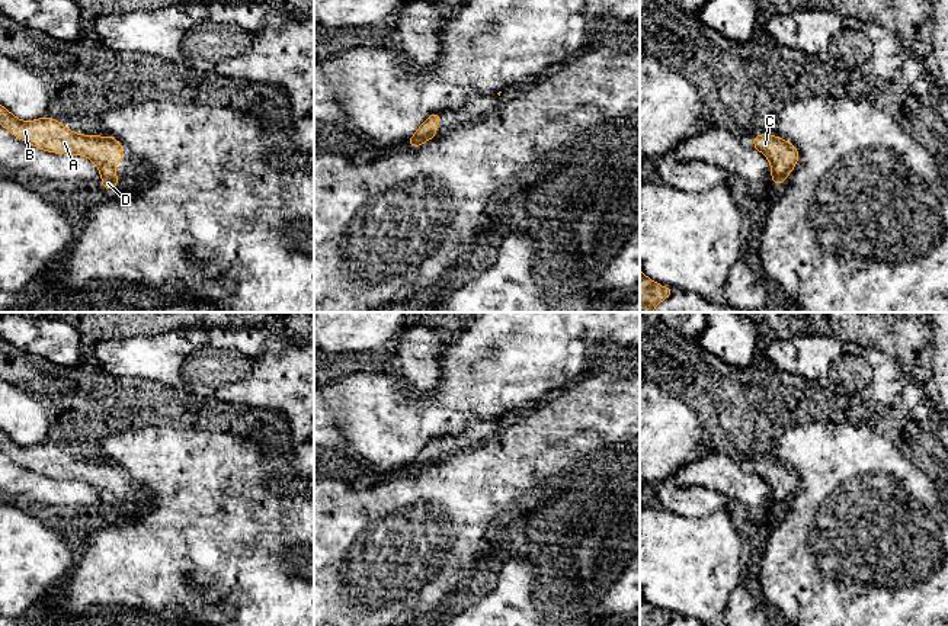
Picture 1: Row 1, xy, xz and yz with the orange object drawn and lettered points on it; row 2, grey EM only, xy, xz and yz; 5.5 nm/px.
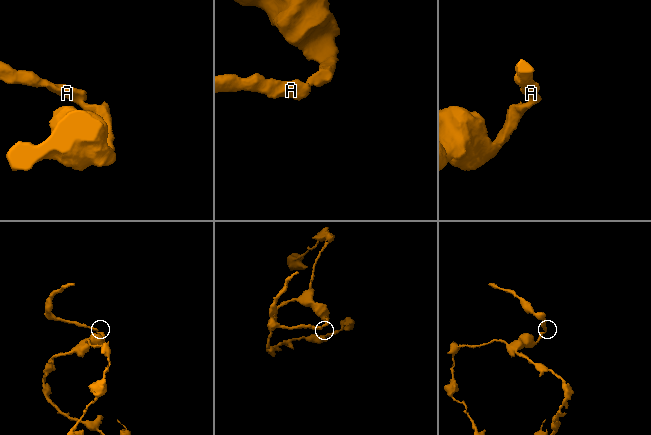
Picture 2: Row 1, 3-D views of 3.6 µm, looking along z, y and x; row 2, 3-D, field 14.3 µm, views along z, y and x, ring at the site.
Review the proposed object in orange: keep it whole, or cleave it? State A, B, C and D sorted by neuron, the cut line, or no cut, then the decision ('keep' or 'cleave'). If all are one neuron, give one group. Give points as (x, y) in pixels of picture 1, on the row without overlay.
A B C D; no cut; keep

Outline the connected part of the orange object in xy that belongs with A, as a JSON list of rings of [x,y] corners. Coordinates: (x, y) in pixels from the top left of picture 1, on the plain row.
[[[0,430],[0,450],[16,463],[38,472],[47,478],[65,481],[84,481],[90,484],[97,495],[105,516],[119,510],[113,495],[122,484],[122,469],[112,462],[81,460],[70,456],[58,446],[44,442],[35,446],[20,446]]]

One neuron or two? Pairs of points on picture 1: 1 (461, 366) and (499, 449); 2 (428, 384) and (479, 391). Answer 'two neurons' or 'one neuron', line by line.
1: two neurons
2: two neurons

